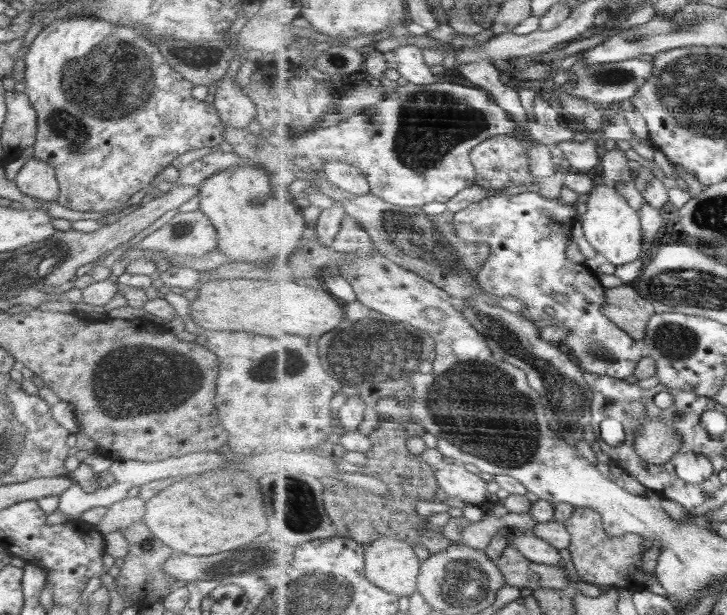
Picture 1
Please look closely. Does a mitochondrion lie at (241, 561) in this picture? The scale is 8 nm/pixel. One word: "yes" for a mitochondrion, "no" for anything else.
yes

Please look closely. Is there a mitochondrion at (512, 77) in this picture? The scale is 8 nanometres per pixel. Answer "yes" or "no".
no

